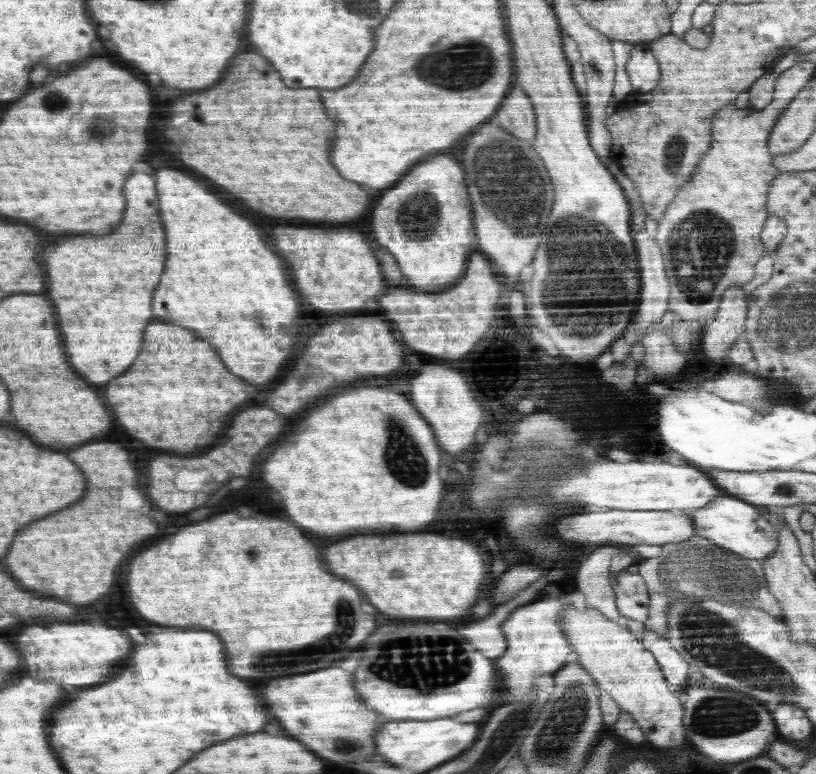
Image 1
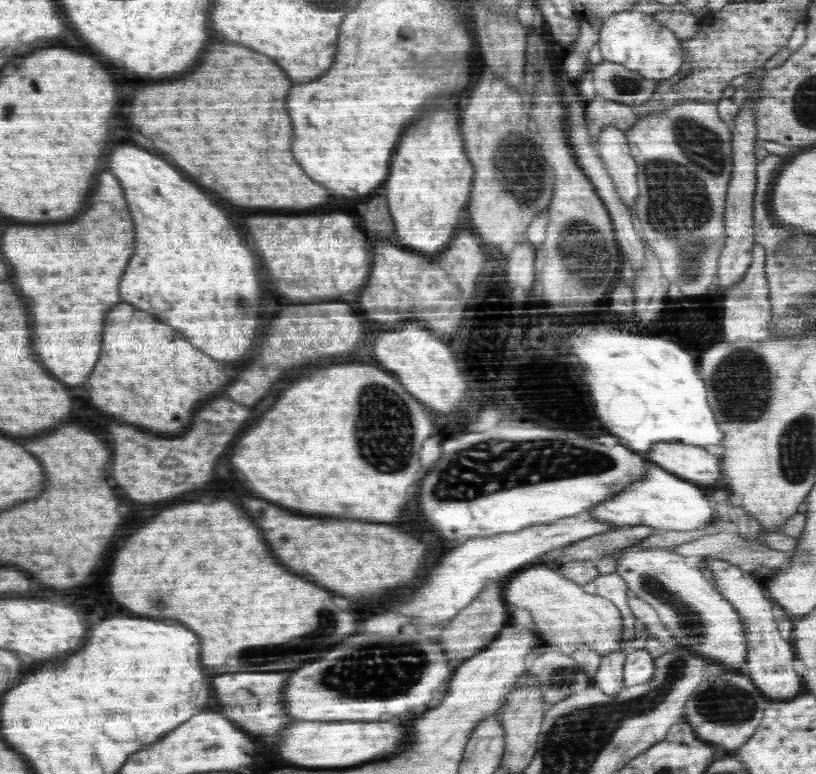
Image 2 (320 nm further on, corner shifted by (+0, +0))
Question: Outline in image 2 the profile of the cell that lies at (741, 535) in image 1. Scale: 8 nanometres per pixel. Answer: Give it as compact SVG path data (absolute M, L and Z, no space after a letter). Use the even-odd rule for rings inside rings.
M650 465L647 468L647 477L632 481L622 493L616 493L614 498L608 498L606 502L587 512L594 518L612 522L618 527L646 525L667 531L703 529L711 525L714 508L704 498L704 492L694 482L686 480L658 465Z

